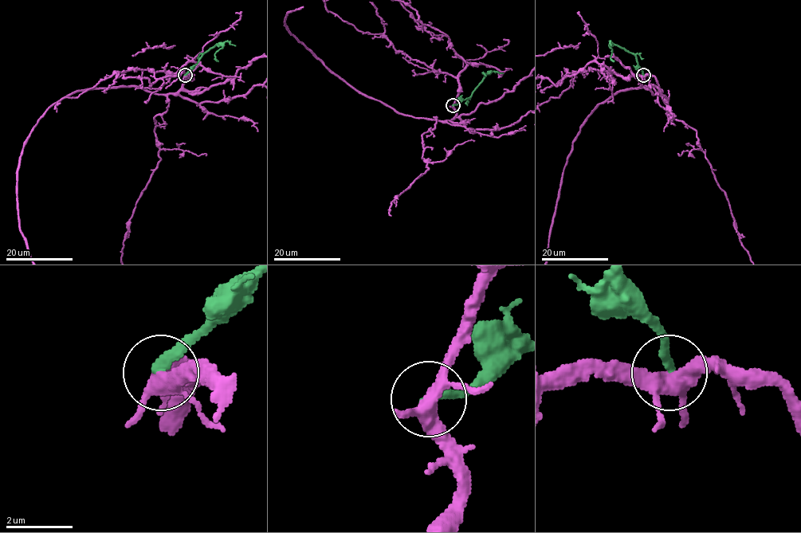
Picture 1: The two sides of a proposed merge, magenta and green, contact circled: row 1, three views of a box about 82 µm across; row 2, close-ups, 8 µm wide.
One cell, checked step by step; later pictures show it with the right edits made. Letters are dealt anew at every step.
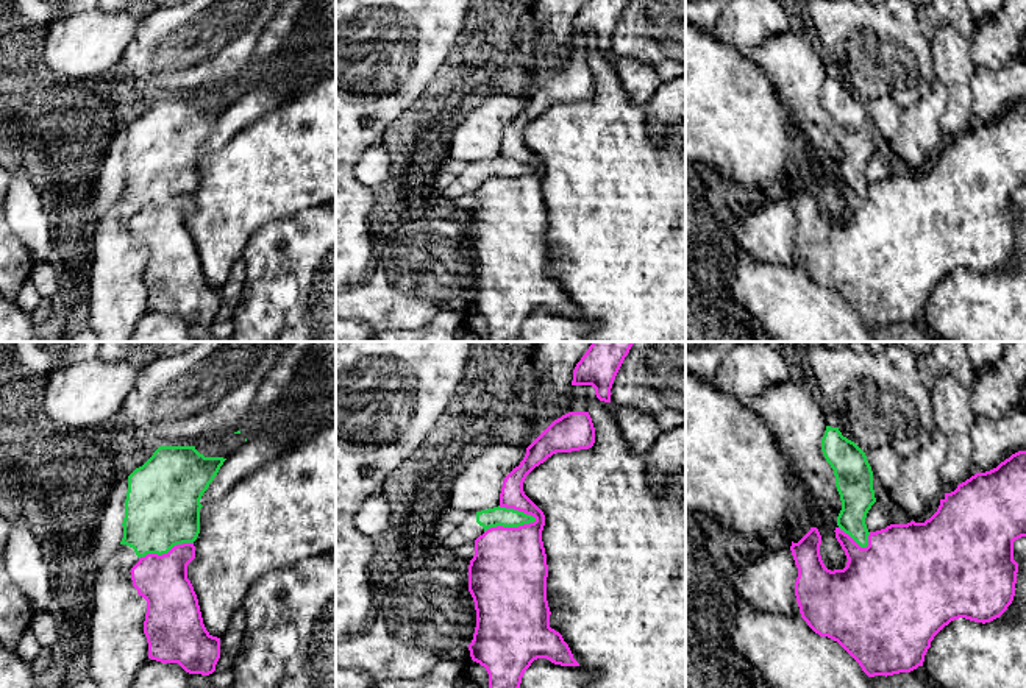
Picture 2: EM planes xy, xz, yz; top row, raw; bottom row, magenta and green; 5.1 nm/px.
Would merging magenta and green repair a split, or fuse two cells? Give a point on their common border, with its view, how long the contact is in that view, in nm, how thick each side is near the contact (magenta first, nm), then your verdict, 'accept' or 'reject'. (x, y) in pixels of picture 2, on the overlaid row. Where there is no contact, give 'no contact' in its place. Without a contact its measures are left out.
xz (509, 528) | 280 nm | 400/100 nm | reject

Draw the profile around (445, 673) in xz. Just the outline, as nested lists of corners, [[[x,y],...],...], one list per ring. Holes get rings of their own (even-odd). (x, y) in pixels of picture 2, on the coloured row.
[[[442,658],[429,672],[415,679],[387,679],[372,688],[456,688],[456,680],[465,672],[467,661]]]

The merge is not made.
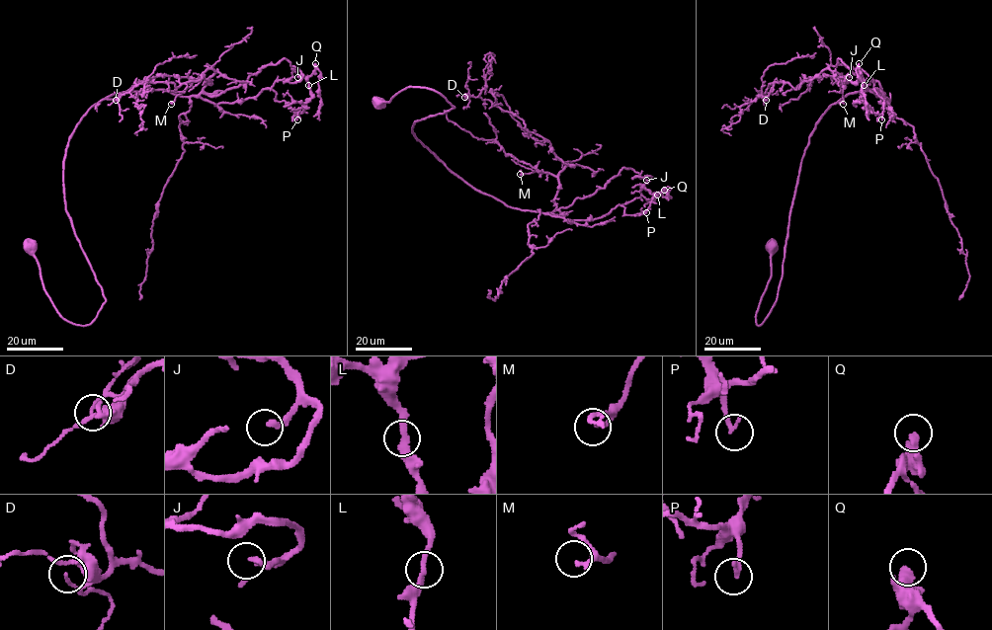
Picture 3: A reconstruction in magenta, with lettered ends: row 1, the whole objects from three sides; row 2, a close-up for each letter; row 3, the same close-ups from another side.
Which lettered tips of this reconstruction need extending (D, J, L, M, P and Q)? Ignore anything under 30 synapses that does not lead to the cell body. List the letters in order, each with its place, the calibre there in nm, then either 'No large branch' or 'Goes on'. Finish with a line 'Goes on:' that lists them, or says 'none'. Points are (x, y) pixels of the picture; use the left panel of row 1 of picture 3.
D: Place: (116, 100). Thickness 100 nm. No large branch
J: Place: (297, 77). Thickness 220 nm. No large branch
L: Place: (308, 85). Thickness 240 nm. No large branch
M: Place: (171, 104). Thickness 120 nm. No large branch
P: Place: (297, 119). Thickness 180 nm. No large branch
Q: Place: (315, 63). Thickness 480 nm. No large branch
Goes on: none

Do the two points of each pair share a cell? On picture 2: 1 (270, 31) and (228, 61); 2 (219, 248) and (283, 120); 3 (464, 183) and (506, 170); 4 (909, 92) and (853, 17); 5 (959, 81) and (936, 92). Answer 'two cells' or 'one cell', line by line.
1: two cells
2: one cell
3: one cell
4: one cell
5: two cells

